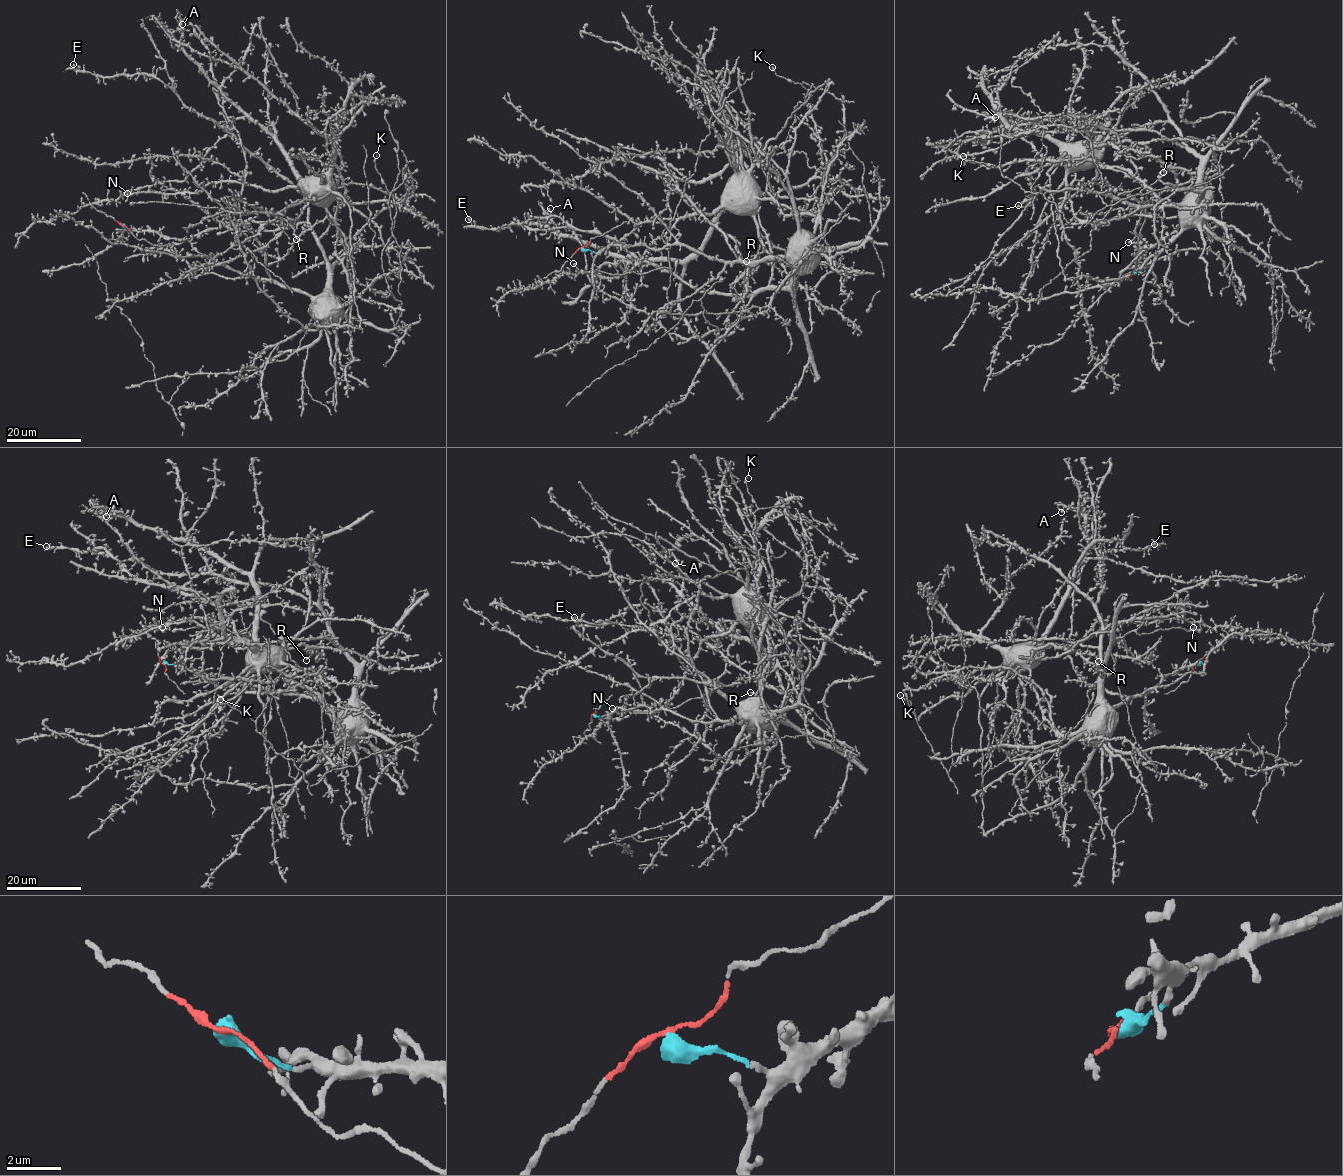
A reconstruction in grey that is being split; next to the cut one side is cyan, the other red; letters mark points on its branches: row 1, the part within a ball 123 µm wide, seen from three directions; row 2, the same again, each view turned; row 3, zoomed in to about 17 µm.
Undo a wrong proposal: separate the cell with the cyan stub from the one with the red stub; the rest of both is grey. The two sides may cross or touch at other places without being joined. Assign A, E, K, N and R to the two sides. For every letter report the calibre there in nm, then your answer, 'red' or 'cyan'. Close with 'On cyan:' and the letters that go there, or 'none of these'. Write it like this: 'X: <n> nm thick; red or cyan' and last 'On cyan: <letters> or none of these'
A: 380 nm thick; red
E: 320 nm thick; cyan
K: 70 nm thick; cyan
N: 320 nm thick; red
R: 280 nm thick; red
On cyan: E, K

